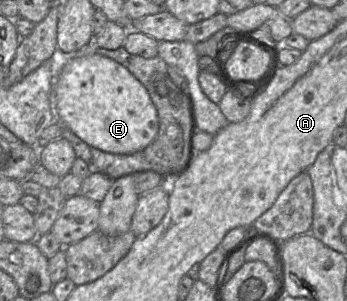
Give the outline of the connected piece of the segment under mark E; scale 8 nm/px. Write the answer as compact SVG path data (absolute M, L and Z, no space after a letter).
M95 53L69 61L56 81L56 96L61 123L90 147L133 154L144 150L157 135L158 113L147 89L111 58Z

